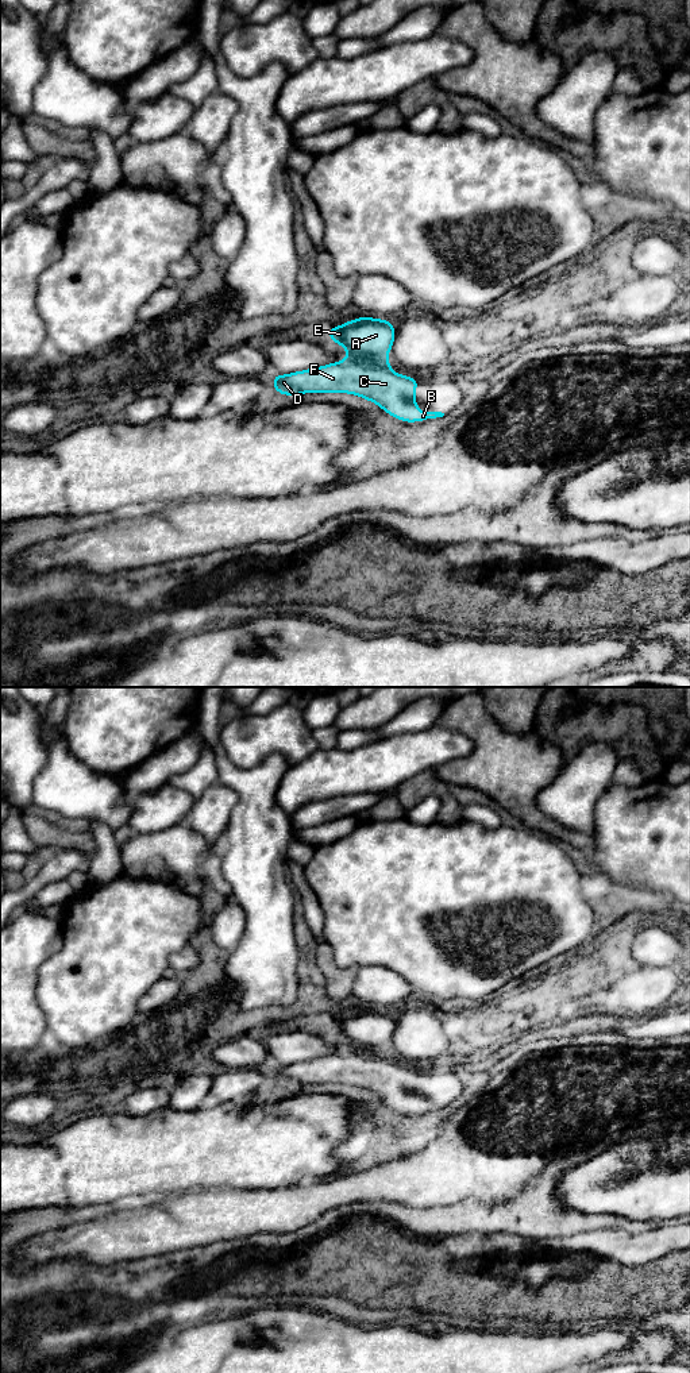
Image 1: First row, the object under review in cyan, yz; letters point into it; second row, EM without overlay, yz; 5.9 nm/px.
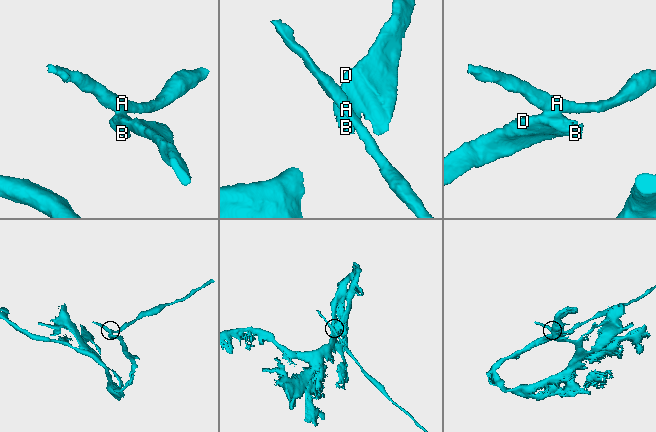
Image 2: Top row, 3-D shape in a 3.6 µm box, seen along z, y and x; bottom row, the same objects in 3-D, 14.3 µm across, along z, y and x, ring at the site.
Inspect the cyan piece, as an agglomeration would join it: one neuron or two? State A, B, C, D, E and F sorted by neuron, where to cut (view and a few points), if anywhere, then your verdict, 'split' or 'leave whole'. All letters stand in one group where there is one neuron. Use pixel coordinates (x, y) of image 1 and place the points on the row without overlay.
groups A E / B C D F; cut yz (349, 1046), (366, 1051), (385, 1051); split

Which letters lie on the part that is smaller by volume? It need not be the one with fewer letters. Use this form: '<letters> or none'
A, E

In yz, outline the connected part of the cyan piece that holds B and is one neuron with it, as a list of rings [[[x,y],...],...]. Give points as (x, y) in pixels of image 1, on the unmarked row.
[[[346,1048],[340,1053],[271,1068],[278,1085],[350,1084],[375,1094],[382,1102],[405,1114],[443,1108],[442,1103],[423,1103],[416,1096],[419,1071],[396,1065],[388,1050],[366,1052]]]

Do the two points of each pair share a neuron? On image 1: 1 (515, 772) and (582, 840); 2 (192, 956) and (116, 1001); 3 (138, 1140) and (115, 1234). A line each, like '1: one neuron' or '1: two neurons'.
1: one neuron
2: two neurons
3: two neurons

